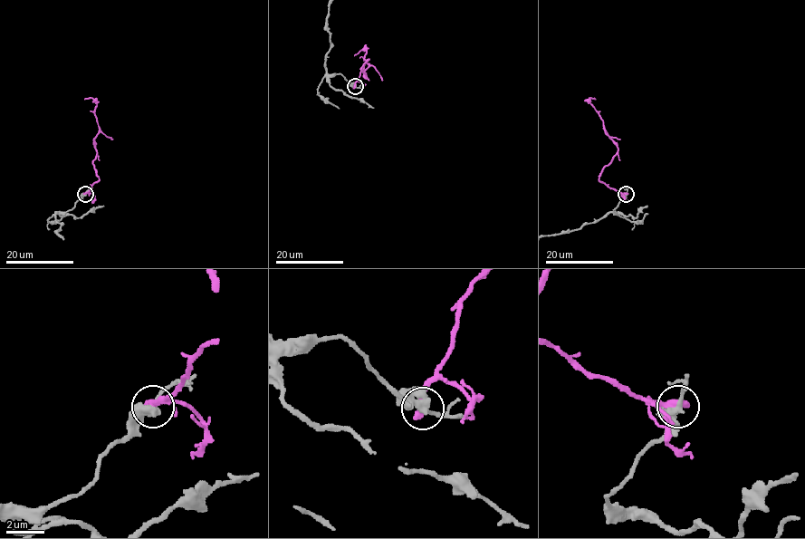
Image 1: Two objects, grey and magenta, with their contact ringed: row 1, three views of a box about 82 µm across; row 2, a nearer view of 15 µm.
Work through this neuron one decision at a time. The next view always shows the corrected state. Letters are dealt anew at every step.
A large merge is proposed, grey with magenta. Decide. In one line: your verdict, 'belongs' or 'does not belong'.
does not belong

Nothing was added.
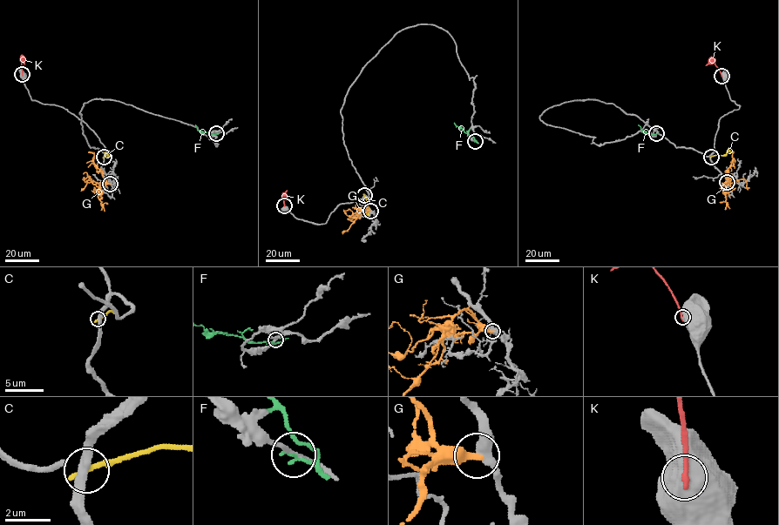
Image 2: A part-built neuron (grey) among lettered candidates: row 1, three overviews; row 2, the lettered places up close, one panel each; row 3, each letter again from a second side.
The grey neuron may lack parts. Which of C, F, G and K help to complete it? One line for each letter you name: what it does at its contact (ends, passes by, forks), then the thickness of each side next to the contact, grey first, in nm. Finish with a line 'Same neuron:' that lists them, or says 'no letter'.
Same neuron: no letter

